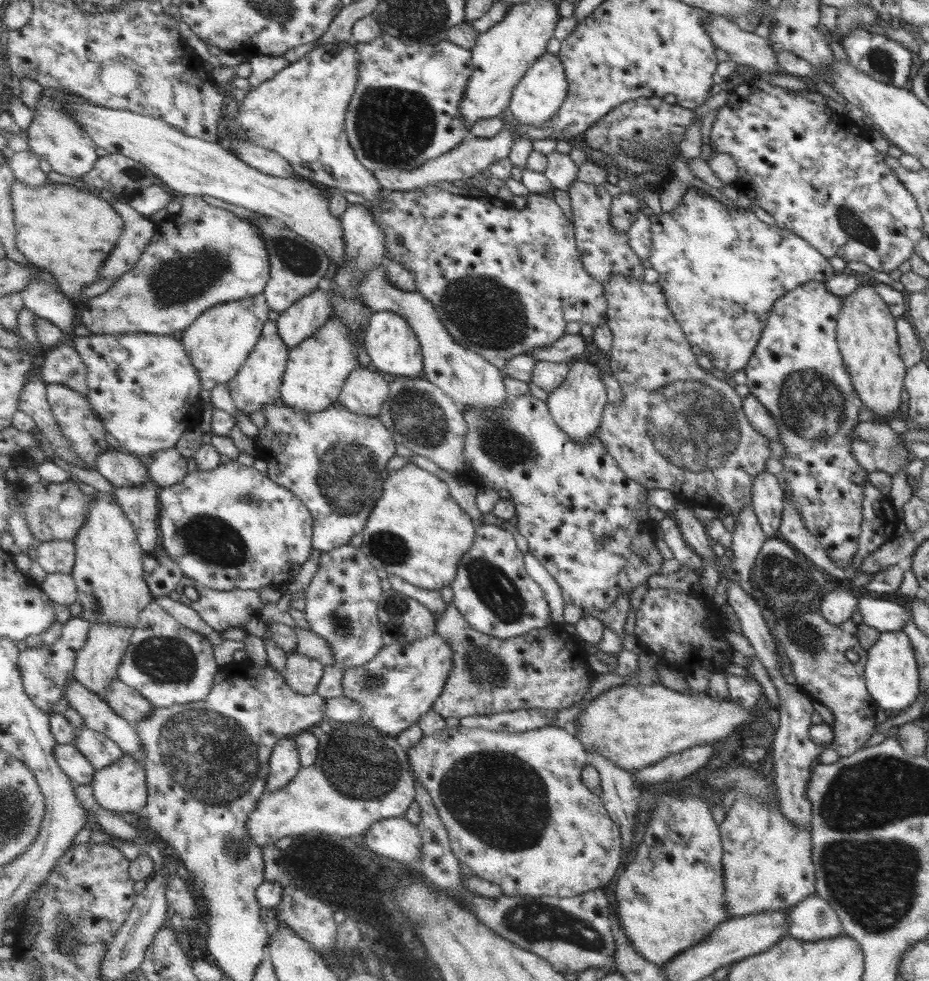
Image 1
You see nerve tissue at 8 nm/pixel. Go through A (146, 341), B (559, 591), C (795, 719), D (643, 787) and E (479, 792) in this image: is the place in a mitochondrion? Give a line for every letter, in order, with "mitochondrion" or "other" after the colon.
A: other
B: other
C: other
D: other
E: mitochondrion

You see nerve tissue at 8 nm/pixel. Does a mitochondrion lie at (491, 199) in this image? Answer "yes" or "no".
no

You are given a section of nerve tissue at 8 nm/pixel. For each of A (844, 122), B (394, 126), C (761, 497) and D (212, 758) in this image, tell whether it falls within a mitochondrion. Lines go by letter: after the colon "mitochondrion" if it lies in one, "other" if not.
A: other
B: mitochondrion
C: other
D: mitochondrion

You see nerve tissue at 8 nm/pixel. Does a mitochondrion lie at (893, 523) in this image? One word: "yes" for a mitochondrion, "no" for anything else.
no

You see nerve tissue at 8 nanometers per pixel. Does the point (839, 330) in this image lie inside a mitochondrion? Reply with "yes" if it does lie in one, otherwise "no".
no

